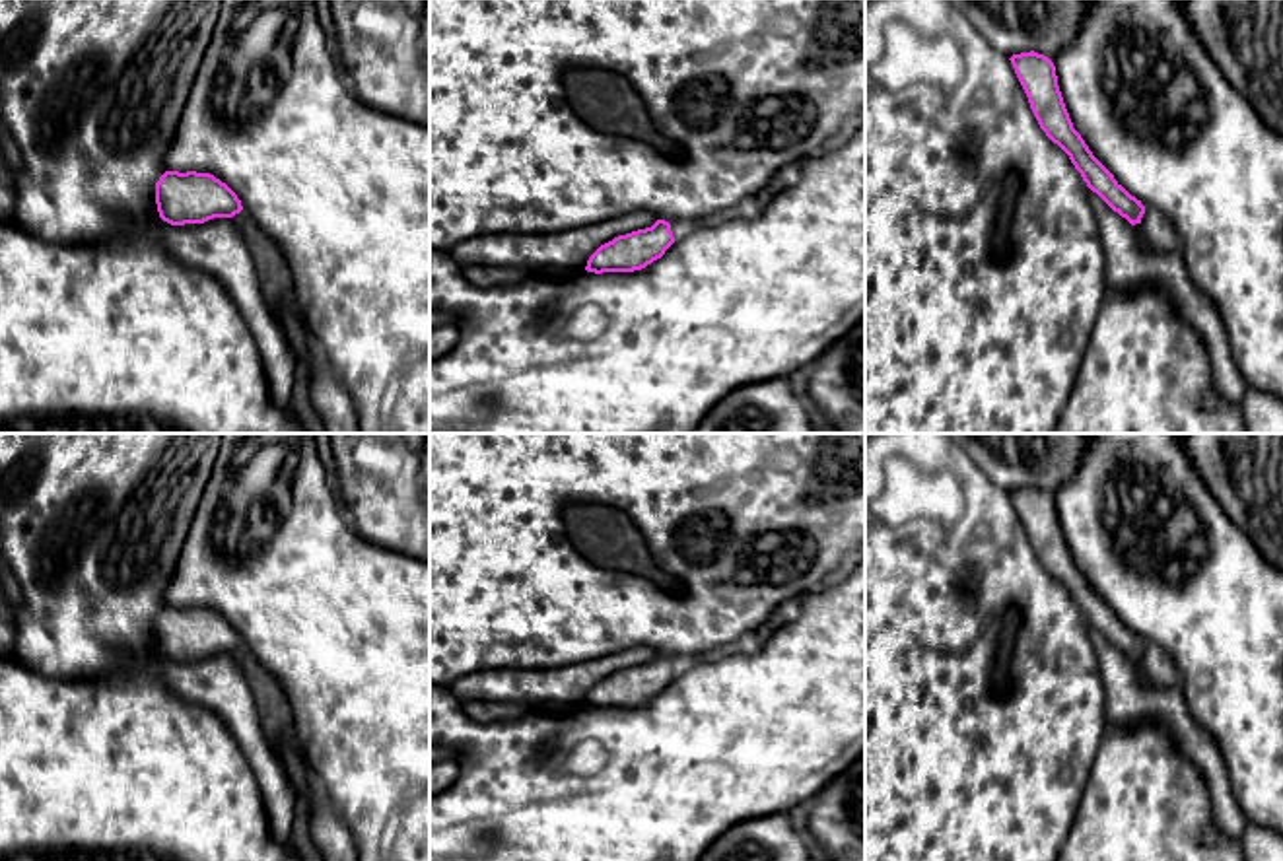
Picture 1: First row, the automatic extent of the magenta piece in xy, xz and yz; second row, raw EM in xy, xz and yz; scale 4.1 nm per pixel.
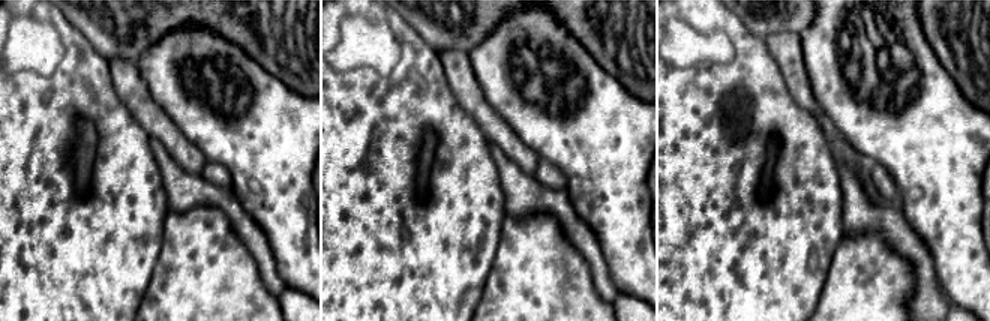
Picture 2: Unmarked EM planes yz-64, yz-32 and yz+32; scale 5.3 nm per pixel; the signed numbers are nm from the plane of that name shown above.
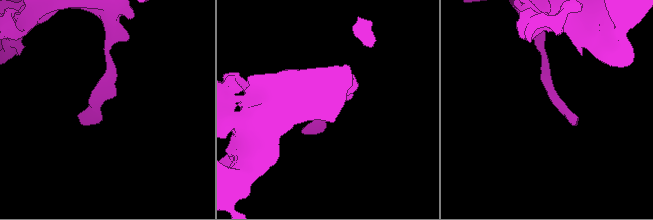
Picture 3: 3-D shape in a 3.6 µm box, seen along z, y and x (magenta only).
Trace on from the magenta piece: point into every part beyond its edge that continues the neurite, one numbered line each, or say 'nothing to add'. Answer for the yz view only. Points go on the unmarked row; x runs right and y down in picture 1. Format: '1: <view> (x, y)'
1: yz (1159, 667)

